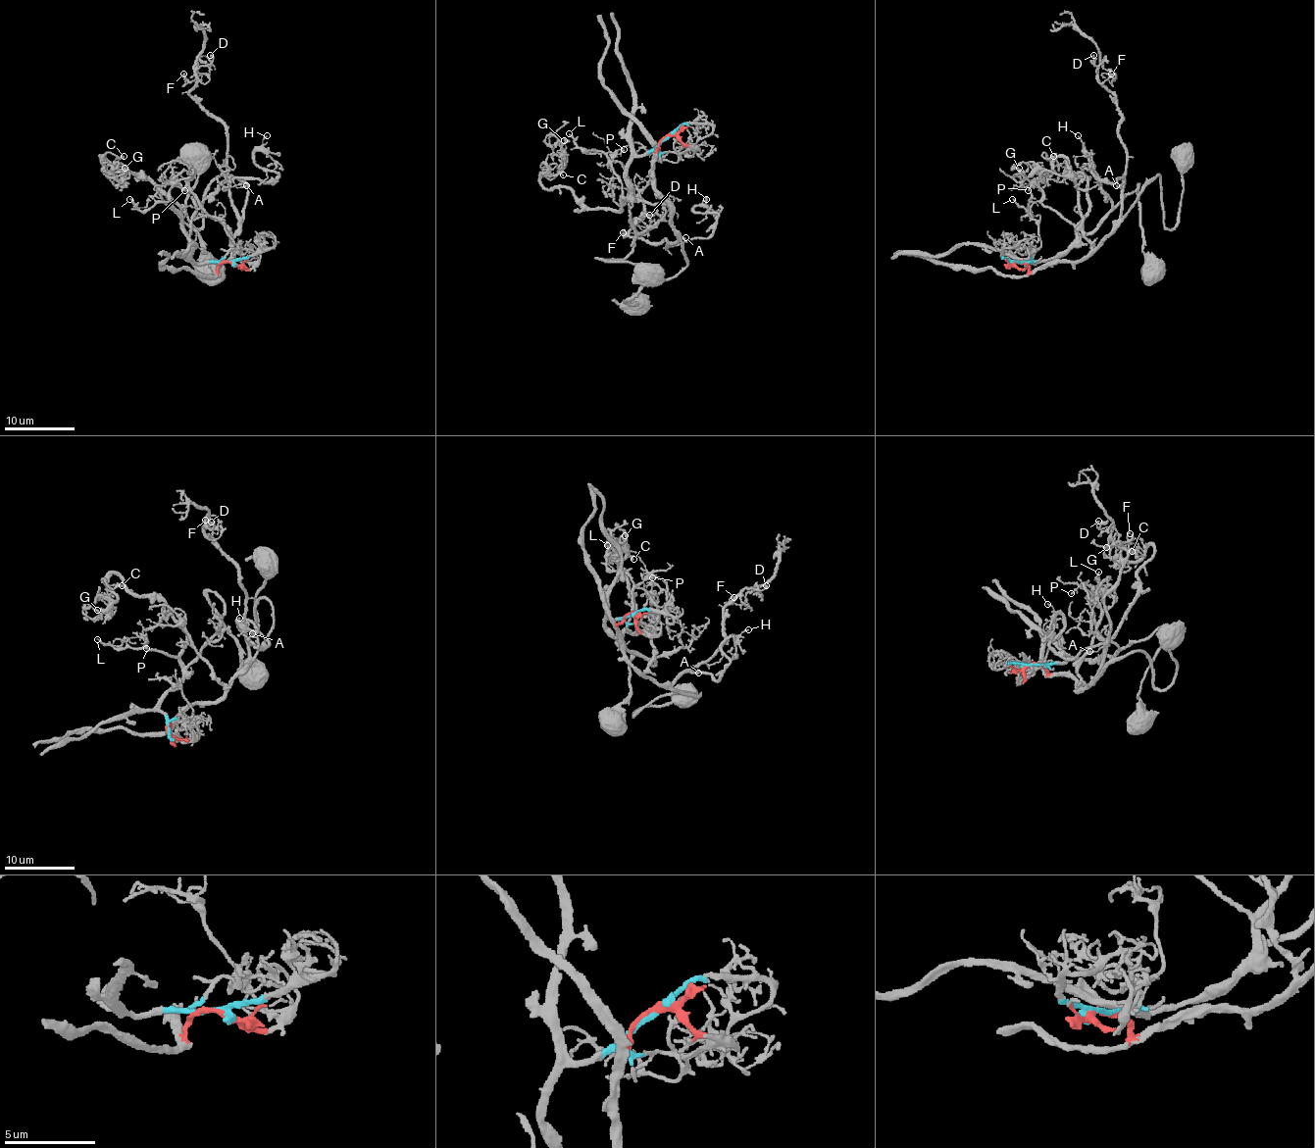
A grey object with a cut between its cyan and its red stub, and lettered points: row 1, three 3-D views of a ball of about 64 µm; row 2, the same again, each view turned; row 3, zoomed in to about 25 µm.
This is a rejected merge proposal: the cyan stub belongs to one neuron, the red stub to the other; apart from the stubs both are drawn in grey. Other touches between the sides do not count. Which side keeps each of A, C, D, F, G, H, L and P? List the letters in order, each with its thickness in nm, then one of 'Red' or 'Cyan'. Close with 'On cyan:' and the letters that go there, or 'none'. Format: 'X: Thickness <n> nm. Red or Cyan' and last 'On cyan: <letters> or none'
A: Thickness 170 nm. Red
C: Thickness 160 nm. Cyan
D: Thickness 160 nm. Red
F: Thickness 110 nm. Red
G: Thickness 160 nm. Cyan
H: Thickness 120 nm. Red
L: Thickness 140 nm. Cyan
P: Thickness 120 nm. Cyan
On cyan: C, G, L, P

